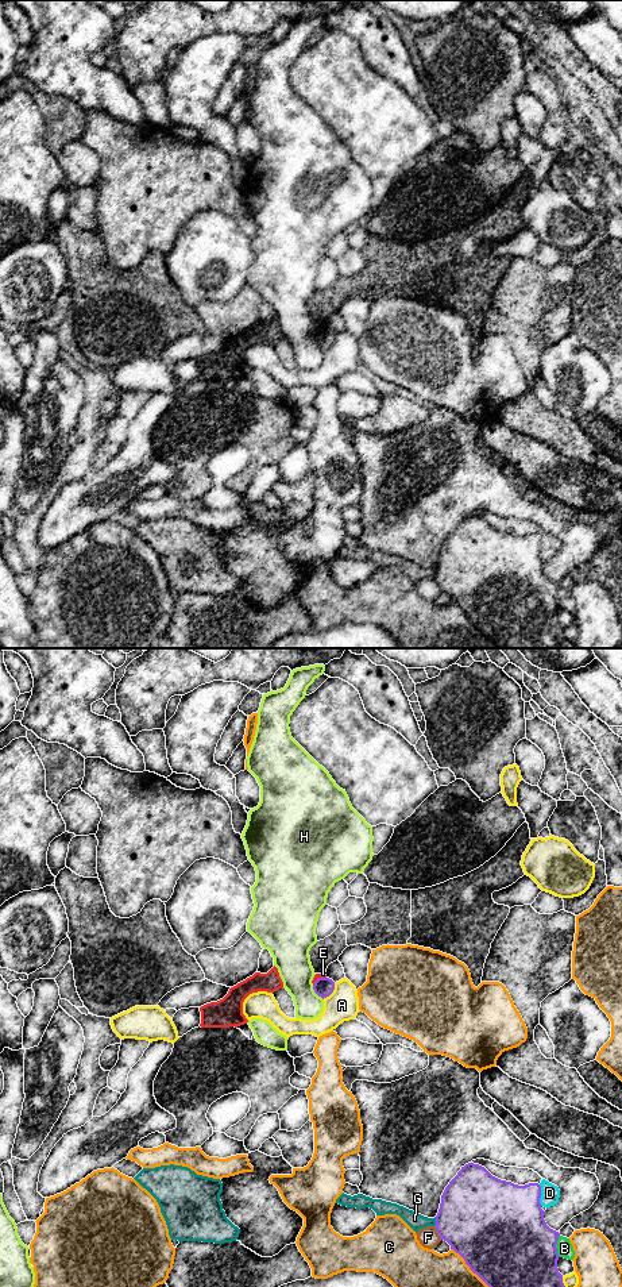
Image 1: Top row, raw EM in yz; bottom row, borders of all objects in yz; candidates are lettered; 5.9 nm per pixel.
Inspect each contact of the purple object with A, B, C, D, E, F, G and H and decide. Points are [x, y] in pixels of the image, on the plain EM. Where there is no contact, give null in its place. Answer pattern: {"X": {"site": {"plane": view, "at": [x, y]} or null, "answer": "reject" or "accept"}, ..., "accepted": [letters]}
{"A": {"site": {"plane": "yz", "at": [331, 345]}, "answer": "reject"}, "B": {"site": {"plane": "yz", "at": [555, 598]}, "answer": "reject"}, "C": {"site": {"plane": "yz", "at": [472, 623]}, "answer": "reject"}, "D": {"site": {"plane": "yz", "at": [540, 547]}, "answer": "reject"}, "E": {"site": {"plane": "yz", "at": [319, 330]}, "answer": "reject"}, "F": {"site": {"plane": "yz", "at": [437, 584]}, "answer": "reject"}, "G": {"site": {"plane": "yz", "at": [436, 573]}, "answer": "reject"}, "H": {"site": {"plane": "yz", "at": [316, 345]}, "answer": "reject"}, "accepted": []}

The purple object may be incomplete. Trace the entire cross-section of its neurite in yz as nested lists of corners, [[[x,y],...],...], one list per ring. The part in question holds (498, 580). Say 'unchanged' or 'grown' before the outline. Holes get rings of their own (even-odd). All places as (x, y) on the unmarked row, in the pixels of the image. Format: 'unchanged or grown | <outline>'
unchanged | [[[468,515],[445,539],[434,579],[497,648],[564,648],[556,600],[560,585],[546,577],[540,550],[538,535],[518,537]]]

